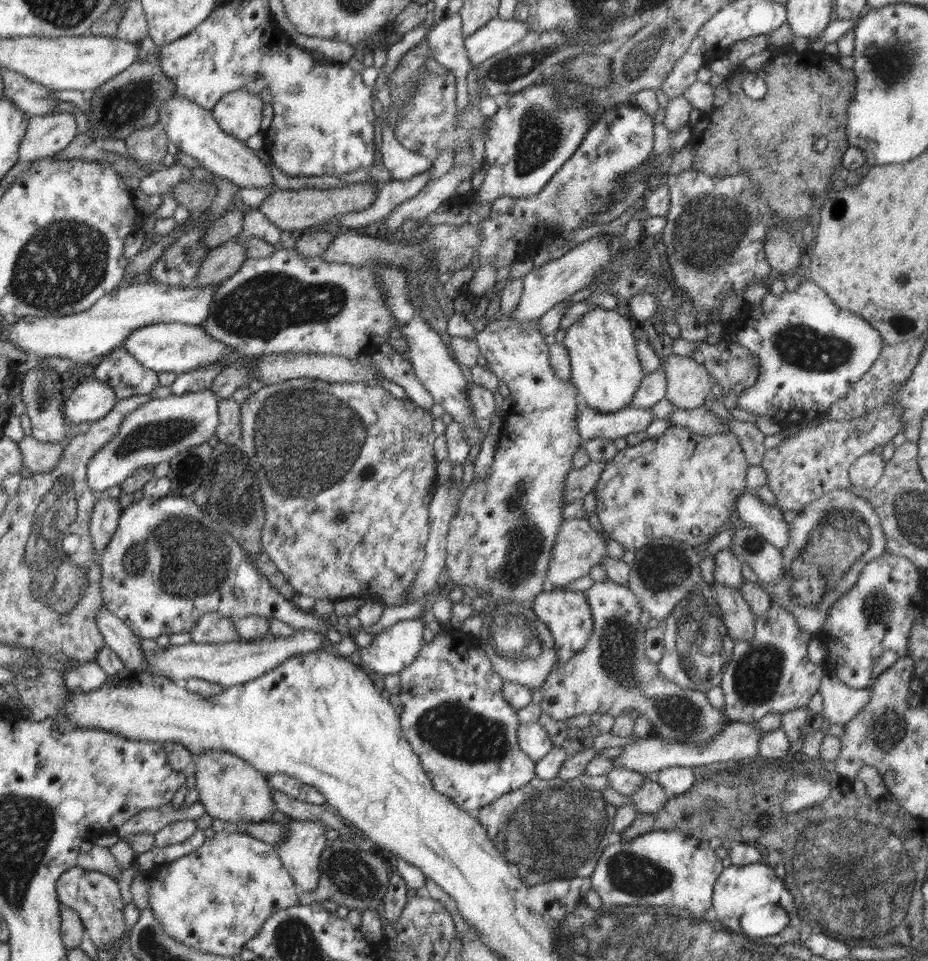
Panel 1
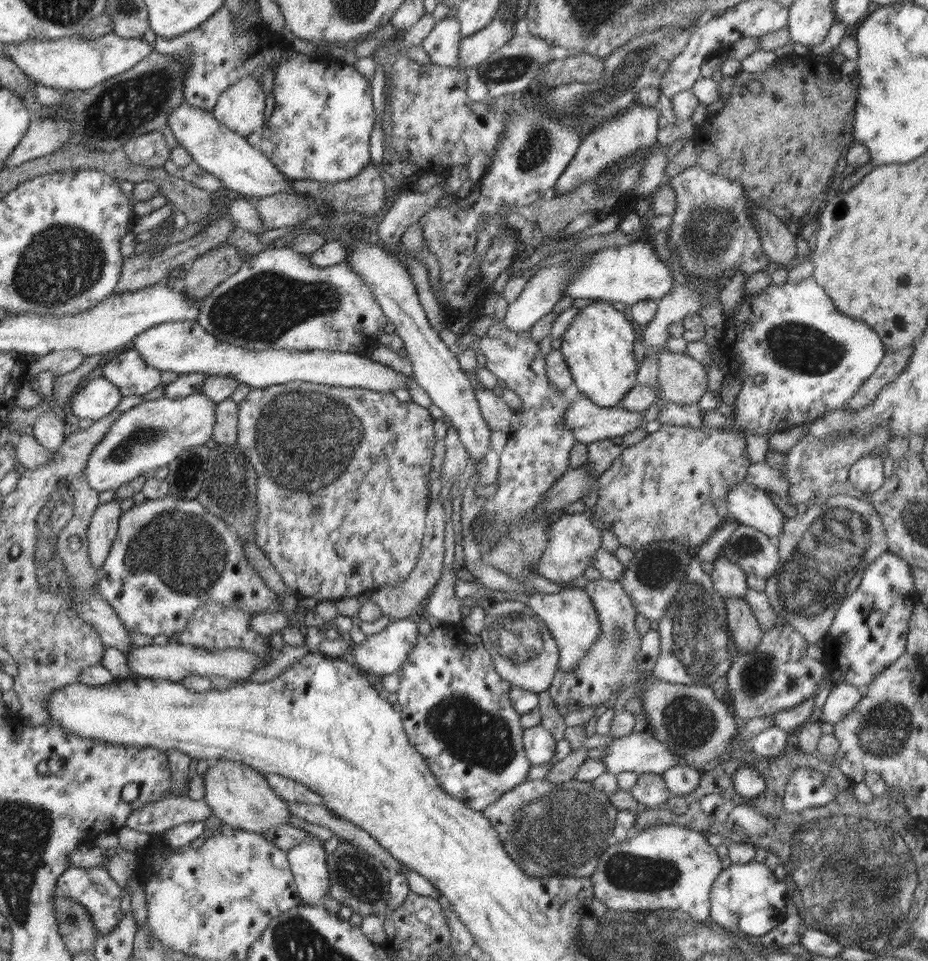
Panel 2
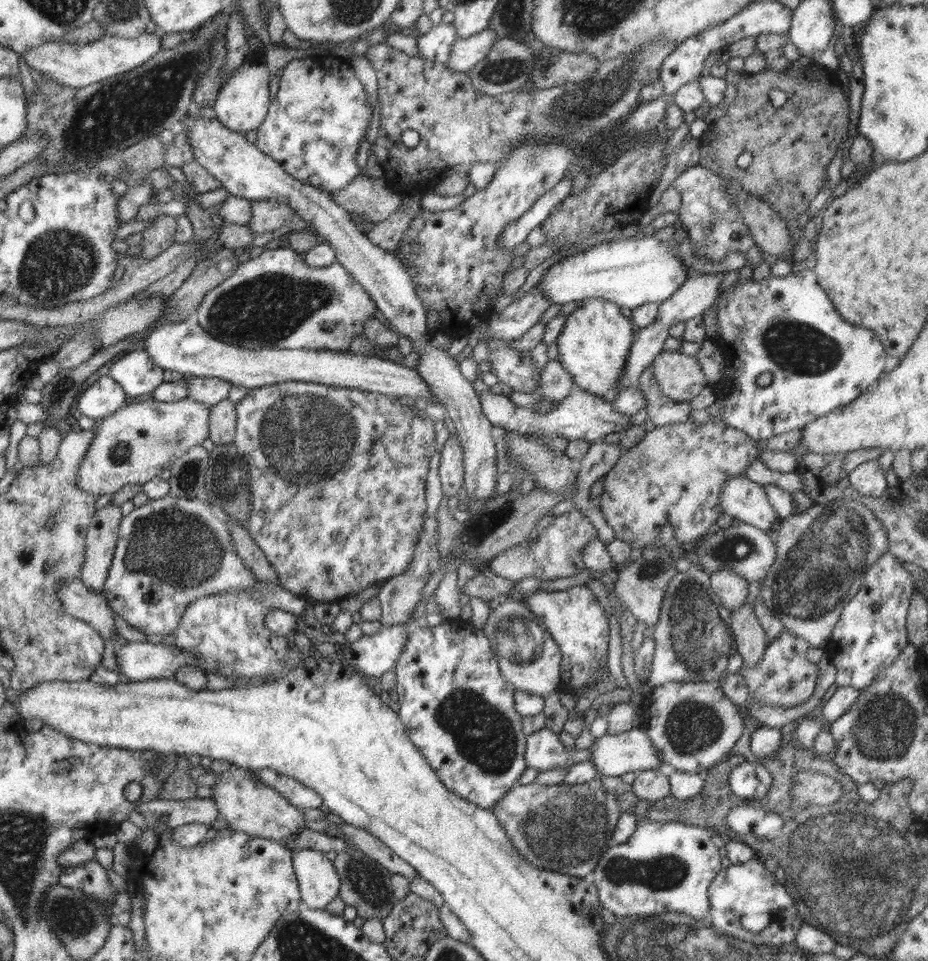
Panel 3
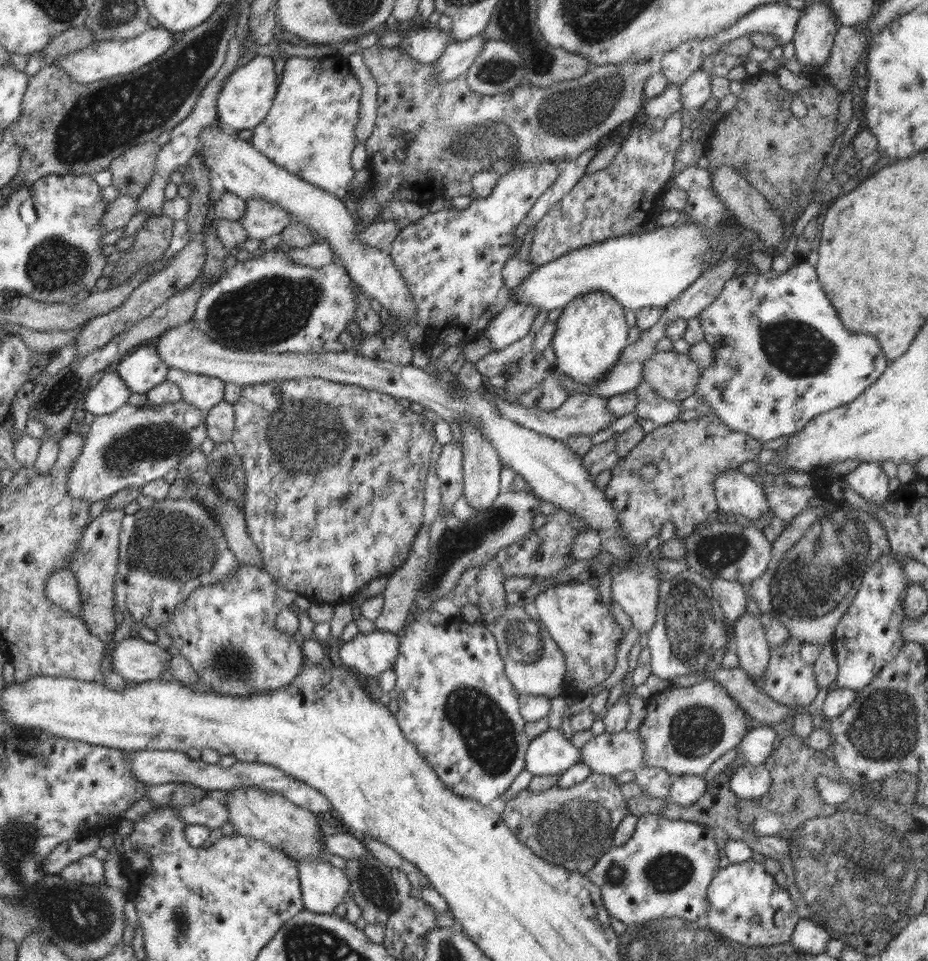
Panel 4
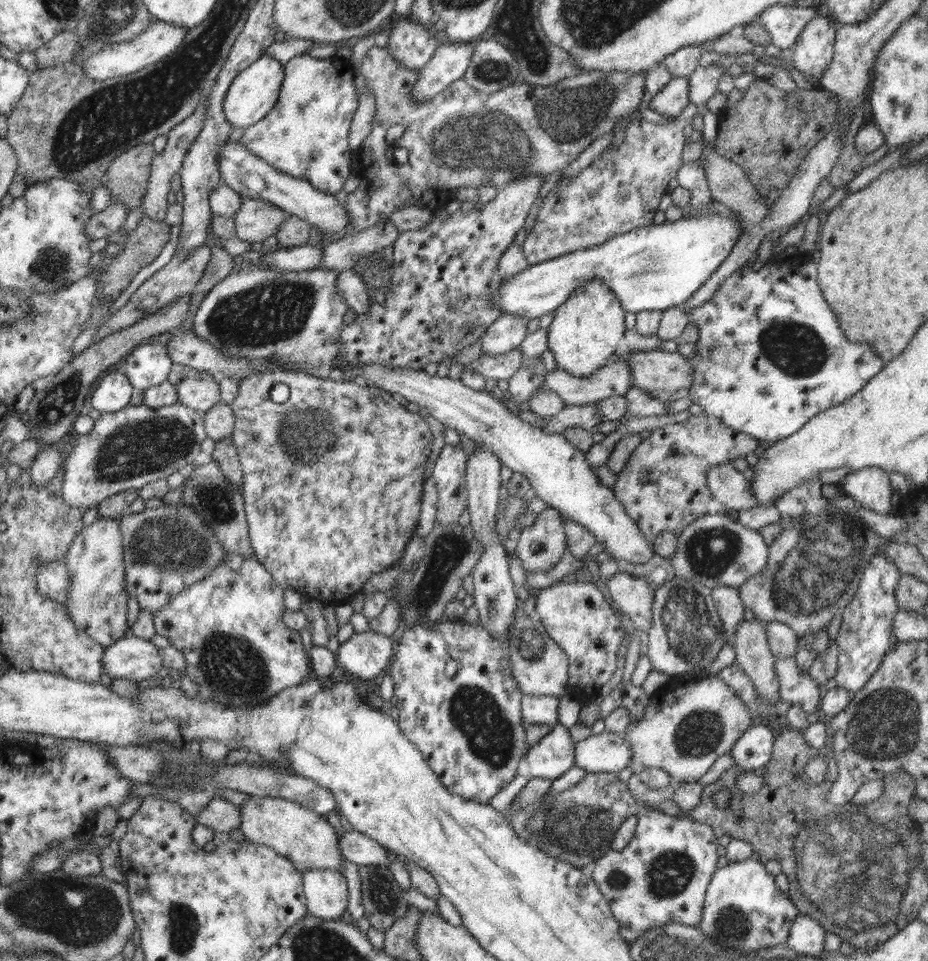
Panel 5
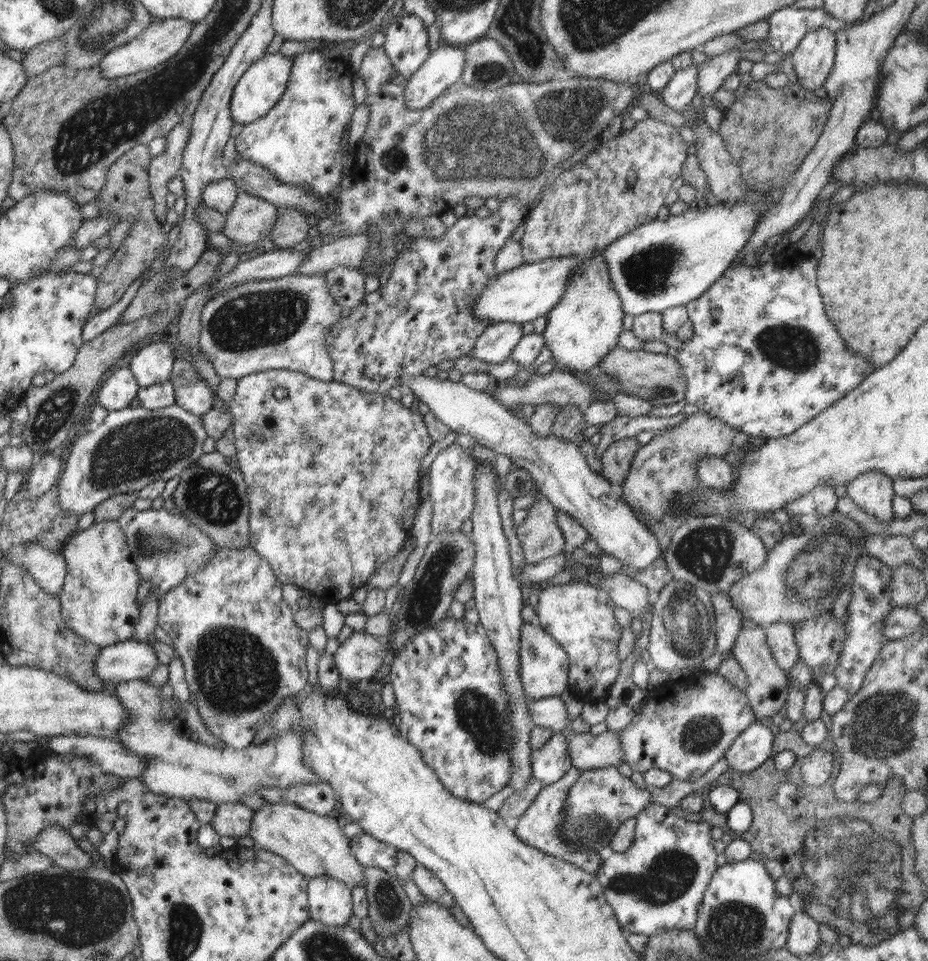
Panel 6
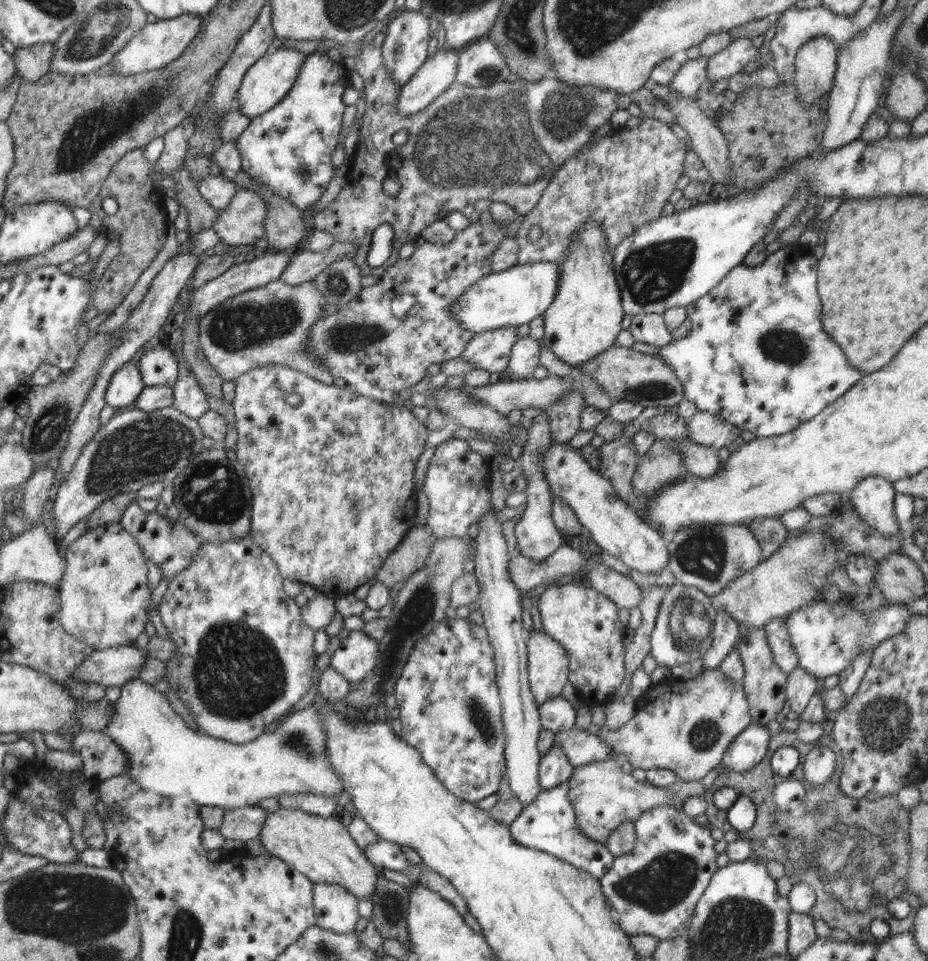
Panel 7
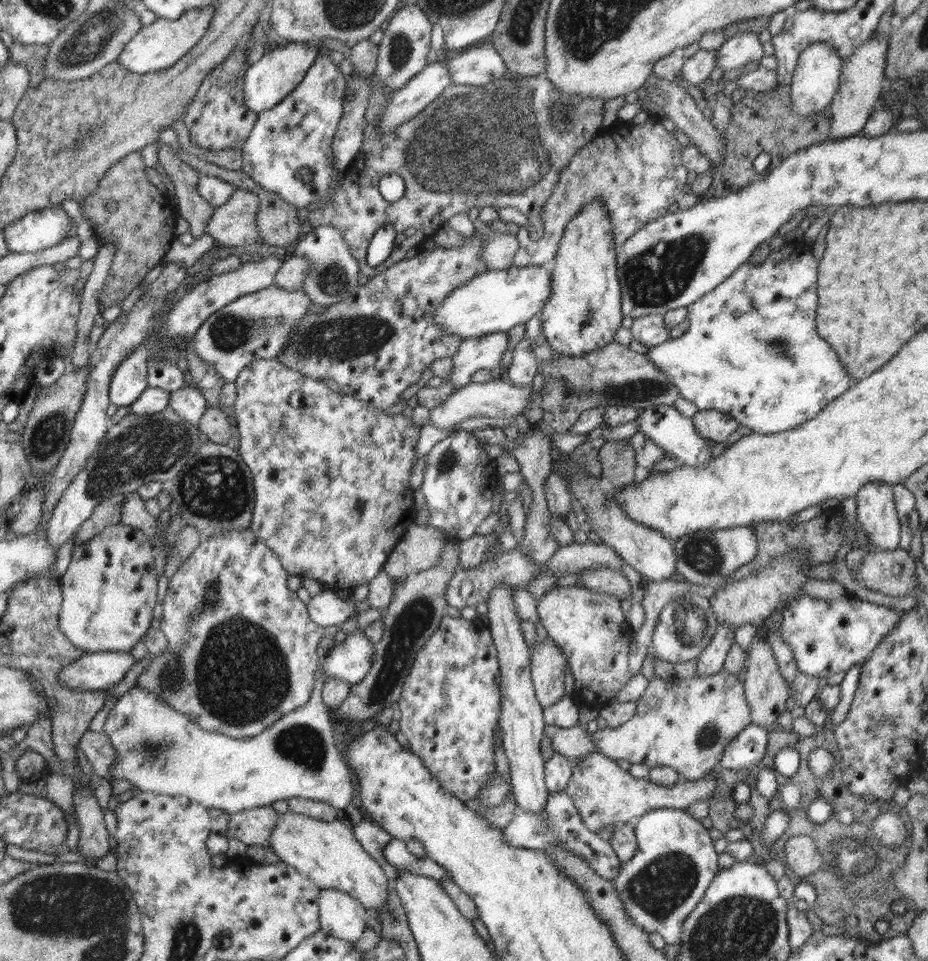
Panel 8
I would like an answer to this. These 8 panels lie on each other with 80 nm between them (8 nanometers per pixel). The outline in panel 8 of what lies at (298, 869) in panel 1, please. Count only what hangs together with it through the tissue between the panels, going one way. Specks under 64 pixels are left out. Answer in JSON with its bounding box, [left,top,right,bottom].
[319,889,366,942]

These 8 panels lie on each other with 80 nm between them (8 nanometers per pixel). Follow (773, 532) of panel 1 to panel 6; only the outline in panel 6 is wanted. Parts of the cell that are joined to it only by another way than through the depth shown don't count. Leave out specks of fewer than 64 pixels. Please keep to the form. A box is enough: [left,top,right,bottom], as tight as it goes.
[697,454,737,490]

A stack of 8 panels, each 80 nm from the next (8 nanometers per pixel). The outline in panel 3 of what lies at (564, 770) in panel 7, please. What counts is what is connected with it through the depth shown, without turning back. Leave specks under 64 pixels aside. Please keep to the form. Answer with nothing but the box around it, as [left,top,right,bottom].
[525,726,590,772]

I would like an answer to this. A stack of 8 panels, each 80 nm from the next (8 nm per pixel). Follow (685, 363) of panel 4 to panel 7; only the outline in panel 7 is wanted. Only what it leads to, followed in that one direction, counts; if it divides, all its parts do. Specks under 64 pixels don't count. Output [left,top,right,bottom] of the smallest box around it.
[578,346,684,408]

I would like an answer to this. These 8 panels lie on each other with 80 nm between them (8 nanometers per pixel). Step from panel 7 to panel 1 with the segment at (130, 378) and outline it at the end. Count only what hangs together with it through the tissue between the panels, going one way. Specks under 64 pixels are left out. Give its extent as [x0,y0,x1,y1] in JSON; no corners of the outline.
[62,382,118,430]

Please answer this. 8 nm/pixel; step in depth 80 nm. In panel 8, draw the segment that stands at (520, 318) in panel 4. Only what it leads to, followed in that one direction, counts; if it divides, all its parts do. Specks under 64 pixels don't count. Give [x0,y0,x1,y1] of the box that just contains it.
[444,333,508,389]

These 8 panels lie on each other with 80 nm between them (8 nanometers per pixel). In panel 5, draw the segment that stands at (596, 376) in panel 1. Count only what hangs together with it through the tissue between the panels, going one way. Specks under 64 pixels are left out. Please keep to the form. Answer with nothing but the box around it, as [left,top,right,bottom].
[547,278,626,378]

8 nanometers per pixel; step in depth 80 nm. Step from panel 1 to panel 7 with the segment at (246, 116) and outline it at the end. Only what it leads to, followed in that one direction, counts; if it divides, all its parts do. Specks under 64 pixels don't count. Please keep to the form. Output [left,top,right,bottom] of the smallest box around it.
[235,47,308,118]

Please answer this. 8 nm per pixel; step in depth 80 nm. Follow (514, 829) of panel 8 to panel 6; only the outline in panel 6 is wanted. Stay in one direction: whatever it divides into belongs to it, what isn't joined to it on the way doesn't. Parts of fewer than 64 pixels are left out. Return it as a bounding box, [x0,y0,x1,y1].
[516,768,606,876]

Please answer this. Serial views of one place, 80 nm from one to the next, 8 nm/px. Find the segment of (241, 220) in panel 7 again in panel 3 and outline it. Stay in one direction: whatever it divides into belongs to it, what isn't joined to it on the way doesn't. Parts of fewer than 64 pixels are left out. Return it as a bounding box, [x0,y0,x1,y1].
[248,200,297,236]

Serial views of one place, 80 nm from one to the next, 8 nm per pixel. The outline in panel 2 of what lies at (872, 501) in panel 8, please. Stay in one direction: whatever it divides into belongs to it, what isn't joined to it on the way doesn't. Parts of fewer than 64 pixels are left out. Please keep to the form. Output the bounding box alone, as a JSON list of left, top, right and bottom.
[849,456,884,492]

